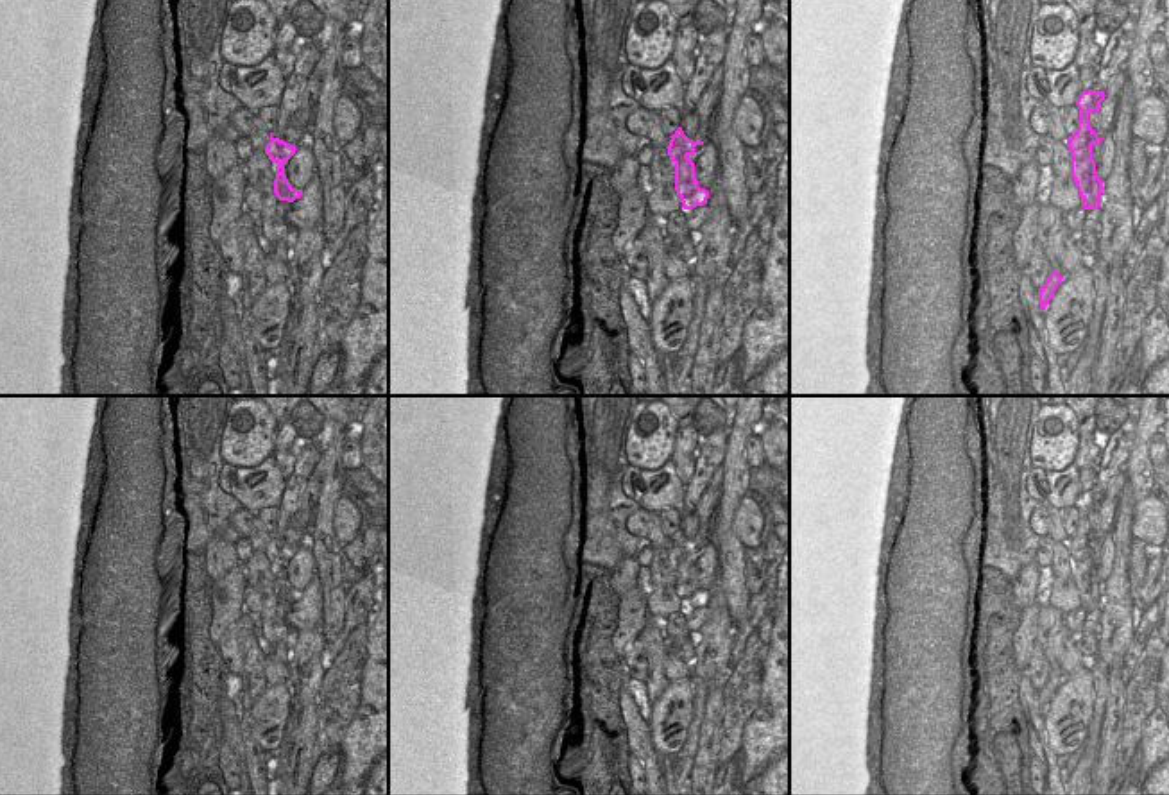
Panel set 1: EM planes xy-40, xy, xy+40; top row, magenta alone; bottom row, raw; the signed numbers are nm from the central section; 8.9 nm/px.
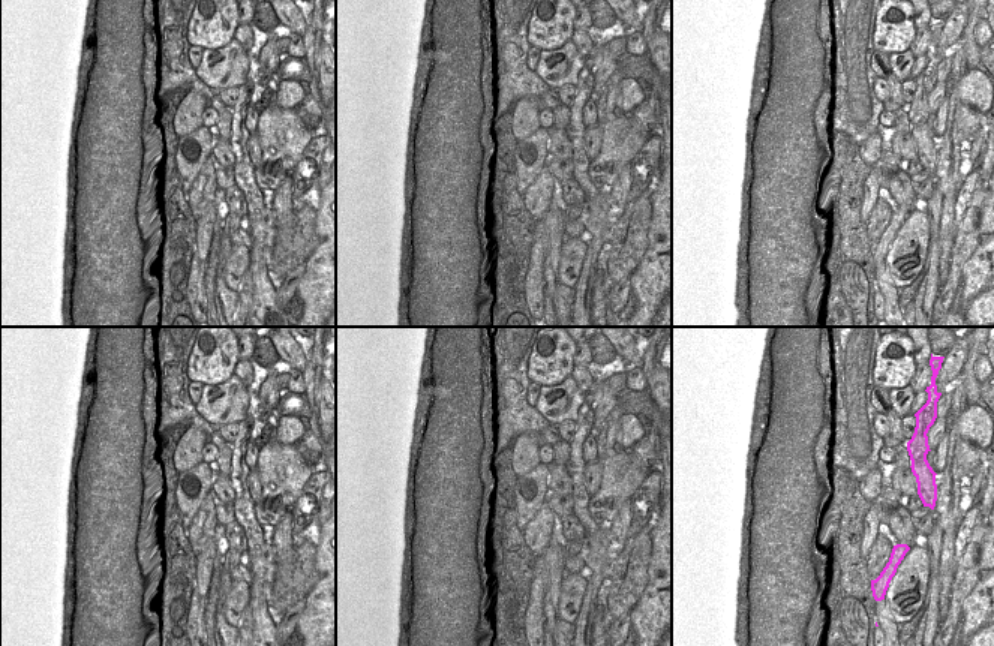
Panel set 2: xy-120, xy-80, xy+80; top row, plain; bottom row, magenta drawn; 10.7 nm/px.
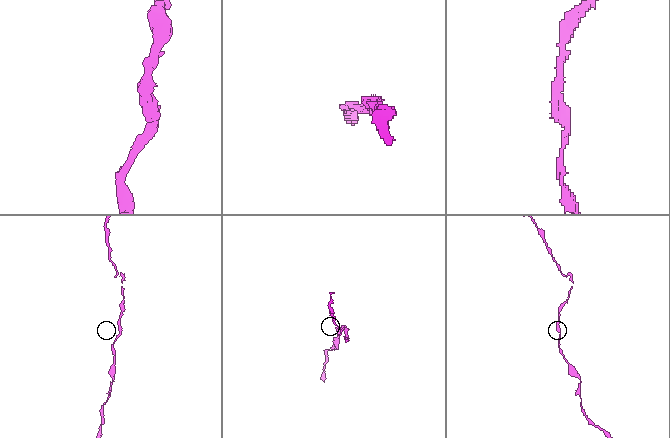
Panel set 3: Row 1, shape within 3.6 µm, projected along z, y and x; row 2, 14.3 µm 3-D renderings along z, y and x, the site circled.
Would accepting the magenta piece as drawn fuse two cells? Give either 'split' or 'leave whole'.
leave whole

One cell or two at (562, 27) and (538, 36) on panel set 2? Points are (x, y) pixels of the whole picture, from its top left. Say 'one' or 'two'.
one

